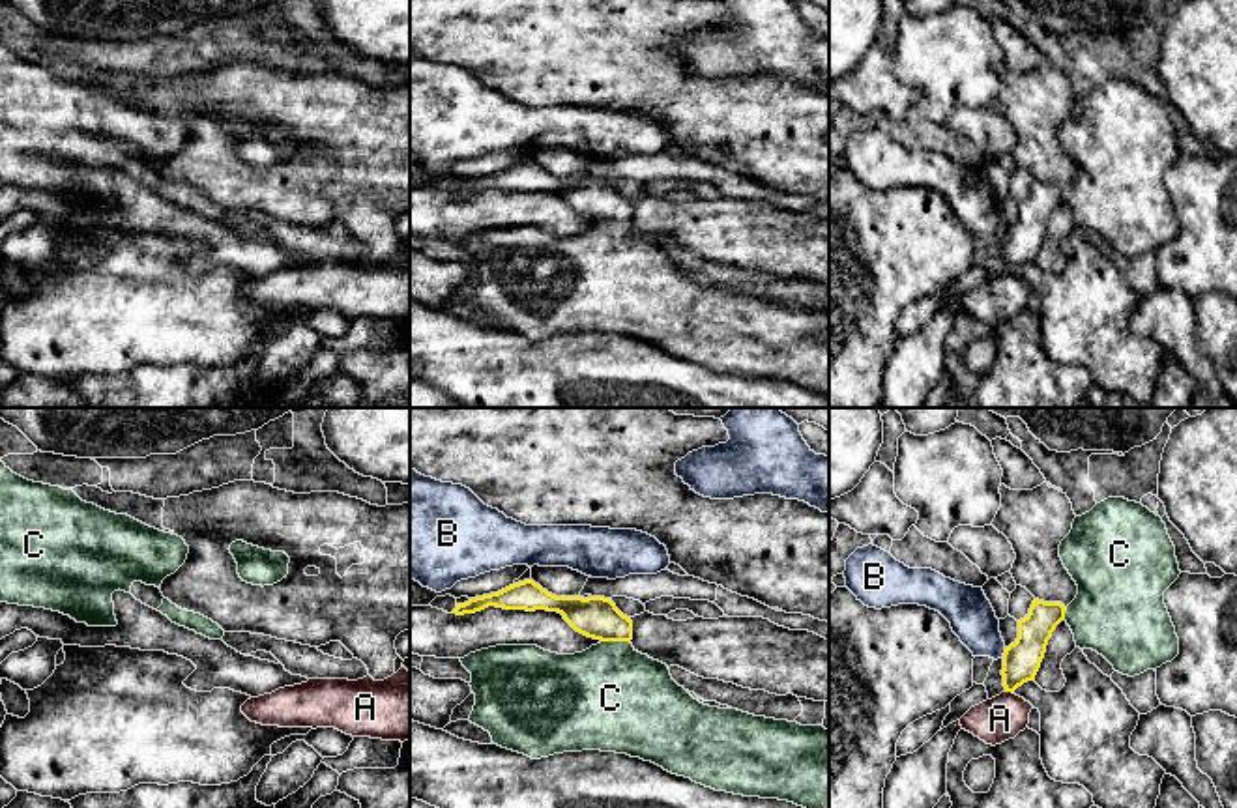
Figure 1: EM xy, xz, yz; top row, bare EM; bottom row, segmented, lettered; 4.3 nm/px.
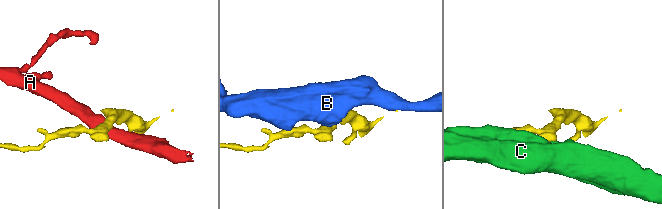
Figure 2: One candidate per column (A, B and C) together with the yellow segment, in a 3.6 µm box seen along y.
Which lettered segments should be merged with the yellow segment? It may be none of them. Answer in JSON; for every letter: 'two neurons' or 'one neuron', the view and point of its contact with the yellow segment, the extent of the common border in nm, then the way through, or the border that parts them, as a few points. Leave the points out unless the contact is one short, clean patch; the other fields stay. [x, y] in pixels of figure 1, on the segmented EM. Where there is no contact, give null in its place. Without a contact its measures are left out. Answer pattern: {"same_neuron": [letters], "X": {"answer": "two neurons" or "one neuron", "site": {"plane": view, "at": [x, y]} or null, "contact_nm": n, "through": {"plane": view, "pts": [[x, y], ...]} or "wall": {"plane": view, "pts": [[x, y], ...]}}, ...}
{"same_neuron": ["C"], "A": {"answer": "two neurons", "site": {"plane": "yz", "at": [1009, 691]}, "contact_nm": 40, "wall": {"plane": "yz", "pts": [[1005, 691], [1013, 694]]}}, "B": {"answer": "two neurons", "site": {"plane": "yz", "at": [1005, 651]}, "contact_nm": 40, "wall": {"plane": "yz", "pts": [[1005, 648], [1002, 655]]}}, "C": {"answer": "one neuron", "site": {"plane": "xz", "at": [616, 640]}, "contact_nm": 130, "through": {"plane": "xz", "pts": [[597, 618], [616, 640], [611, 698]]}}}

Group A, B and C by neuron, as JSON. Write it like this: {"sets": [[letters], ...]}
{"sets": [["A"], ["B"], ["C"]]}

